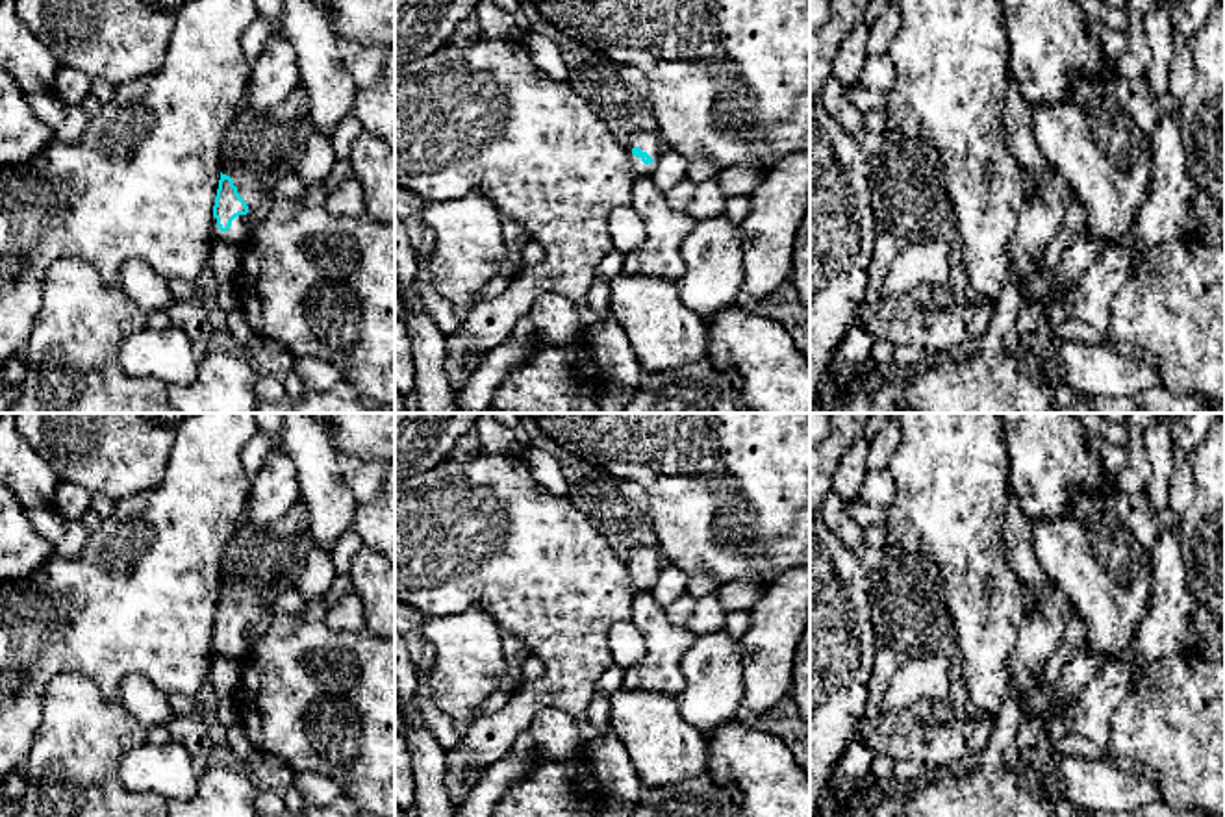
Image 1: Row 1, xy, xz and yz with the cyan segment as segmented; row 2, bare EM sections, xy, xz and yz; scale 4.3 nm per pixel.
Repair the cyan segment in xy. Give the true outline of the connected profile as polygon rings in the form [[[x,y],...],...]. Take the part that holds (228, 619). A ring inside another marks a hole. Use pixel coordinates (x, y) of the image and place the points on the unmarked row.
[[[221,587],[213,621],[213,656],[215,660],[241,660],[246,650],[248,621],[239,611],[234,595]]]

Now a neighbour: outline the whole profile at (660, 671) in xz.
[[[636,591],[632,621],[647,639],[647,654],[625,671],[625,687],[676,697],[684,687],[680,661],[697,635],[684,624],[671,622],[650,591]]]

